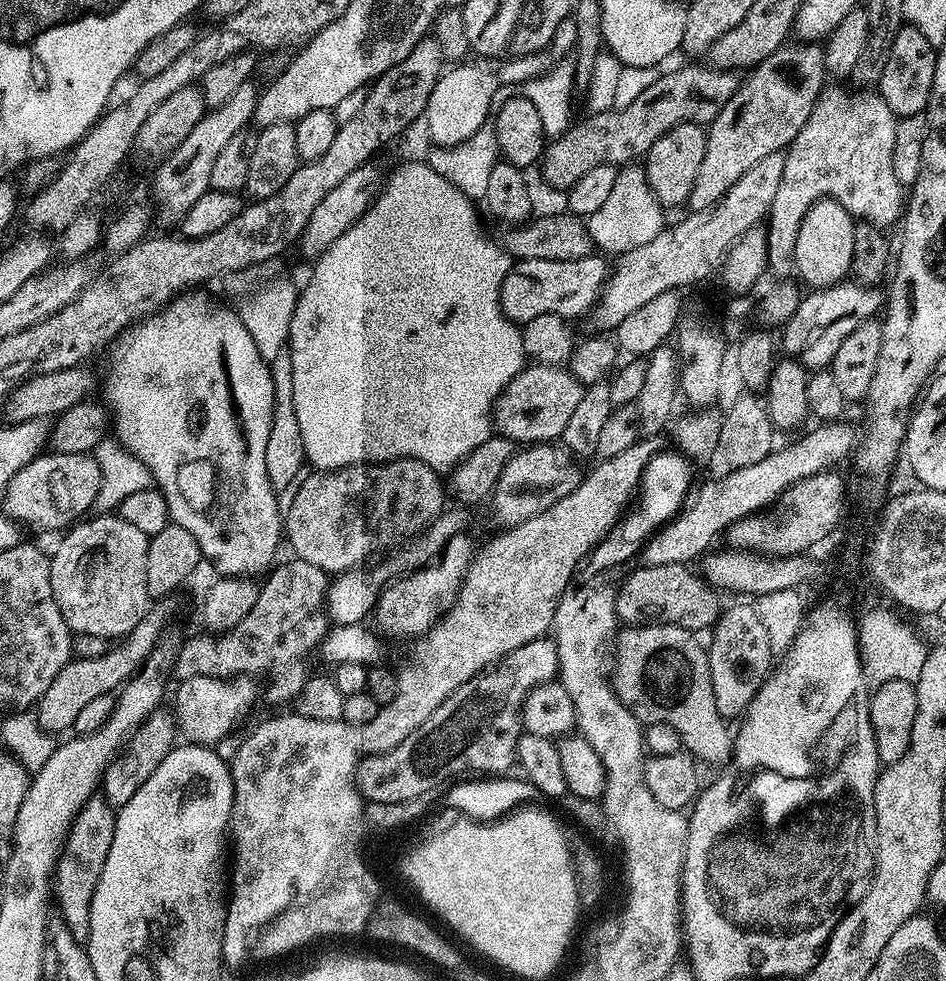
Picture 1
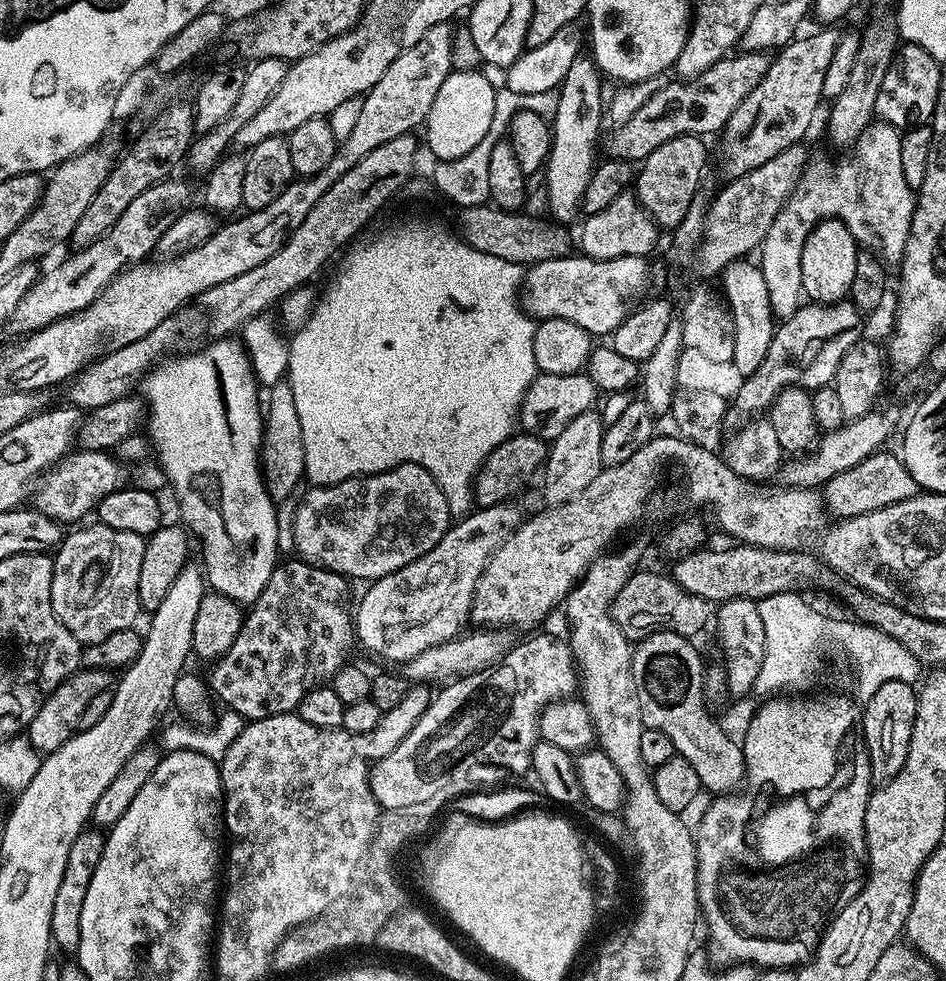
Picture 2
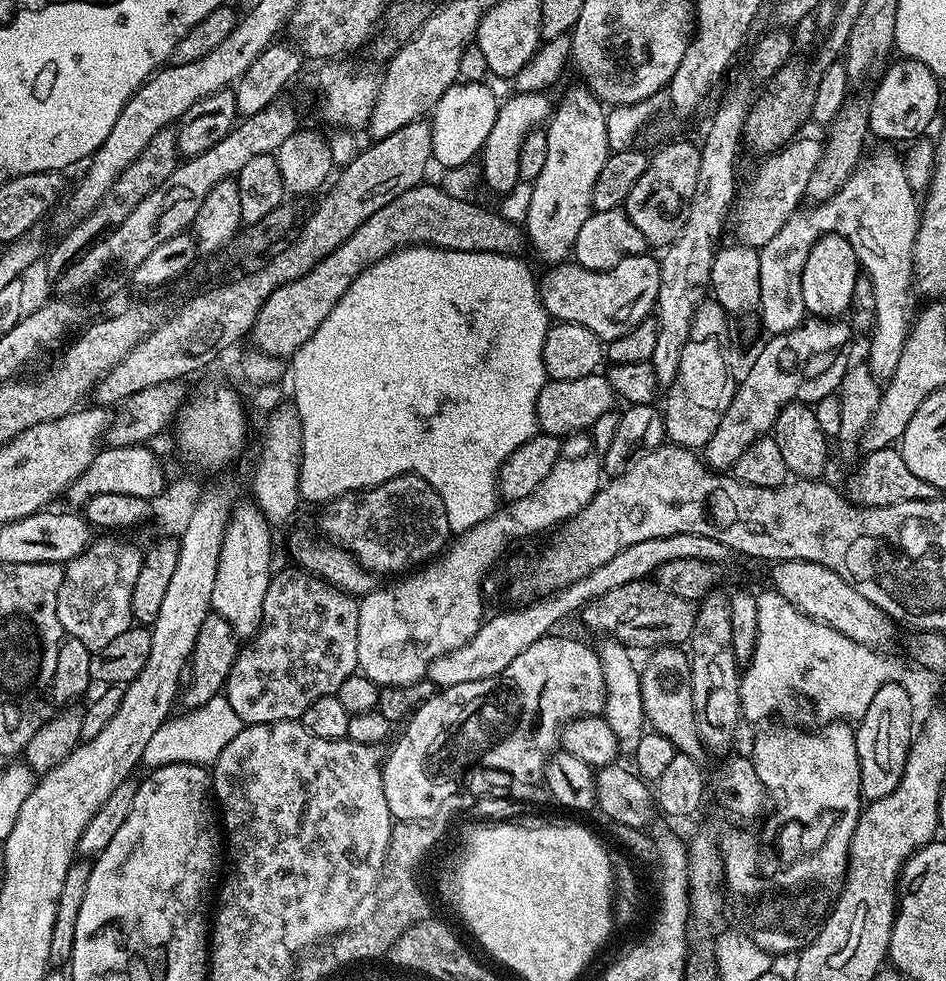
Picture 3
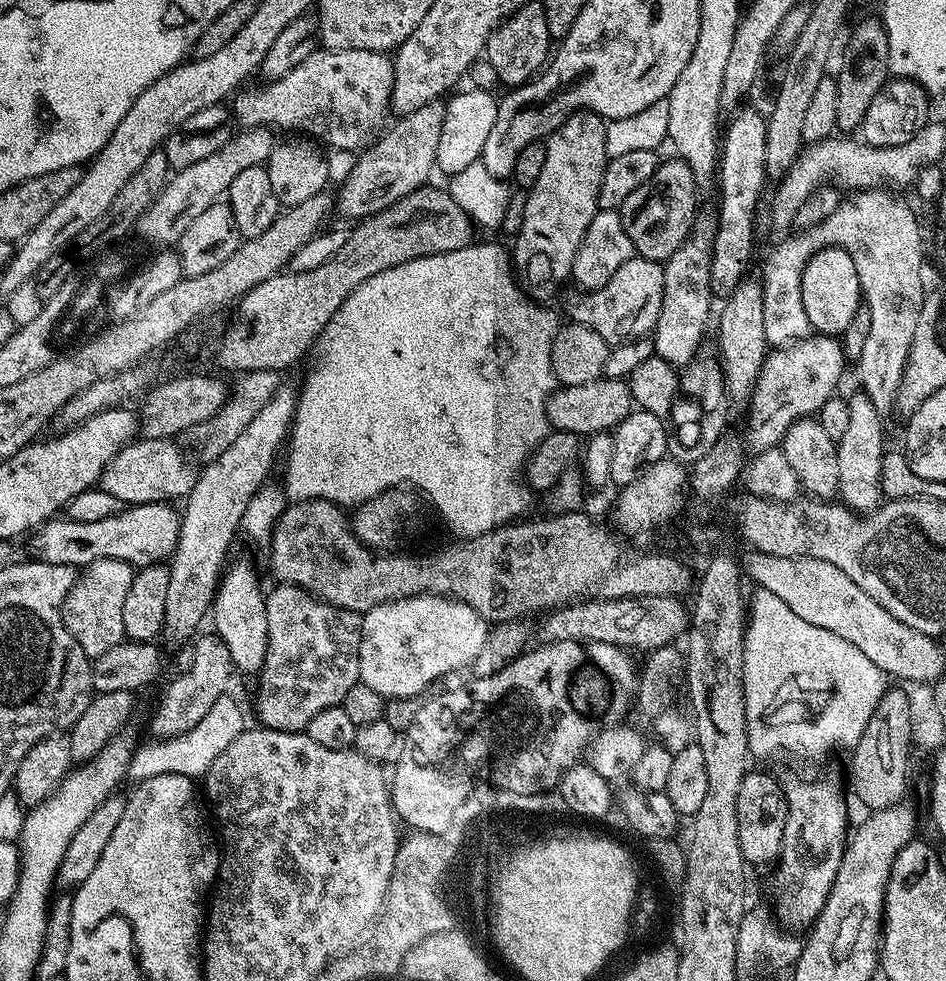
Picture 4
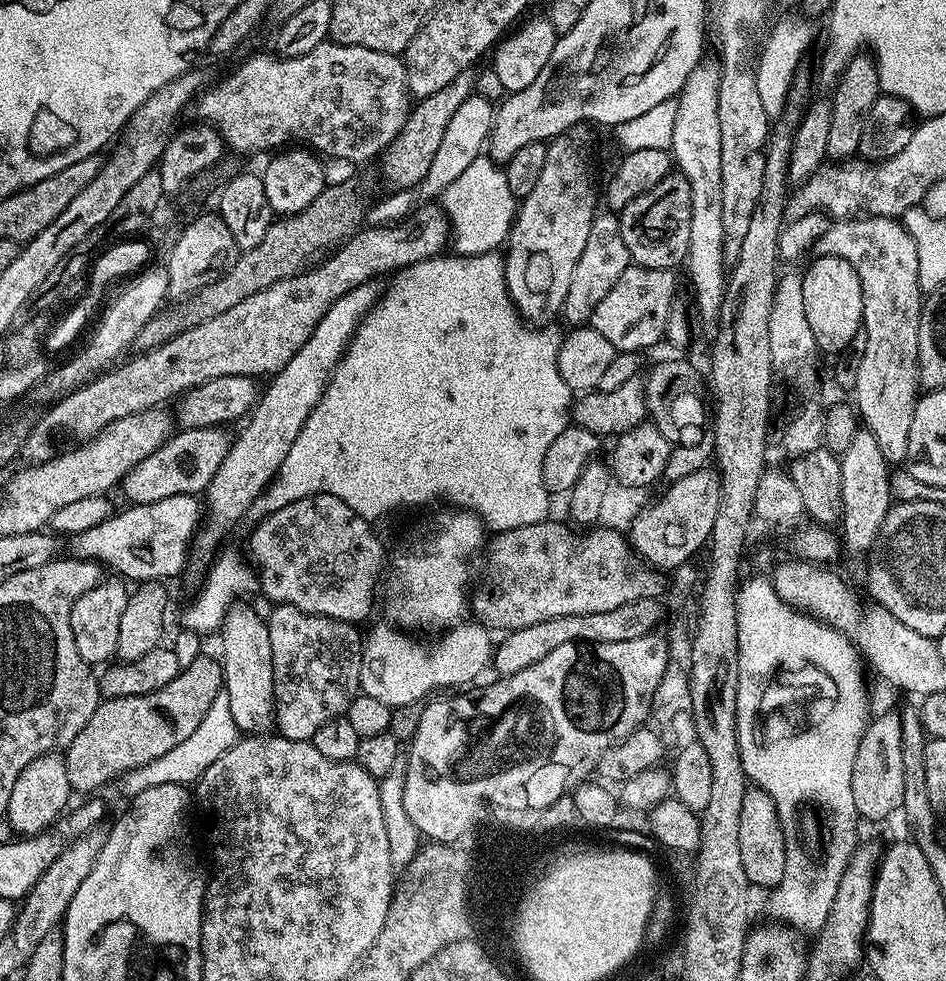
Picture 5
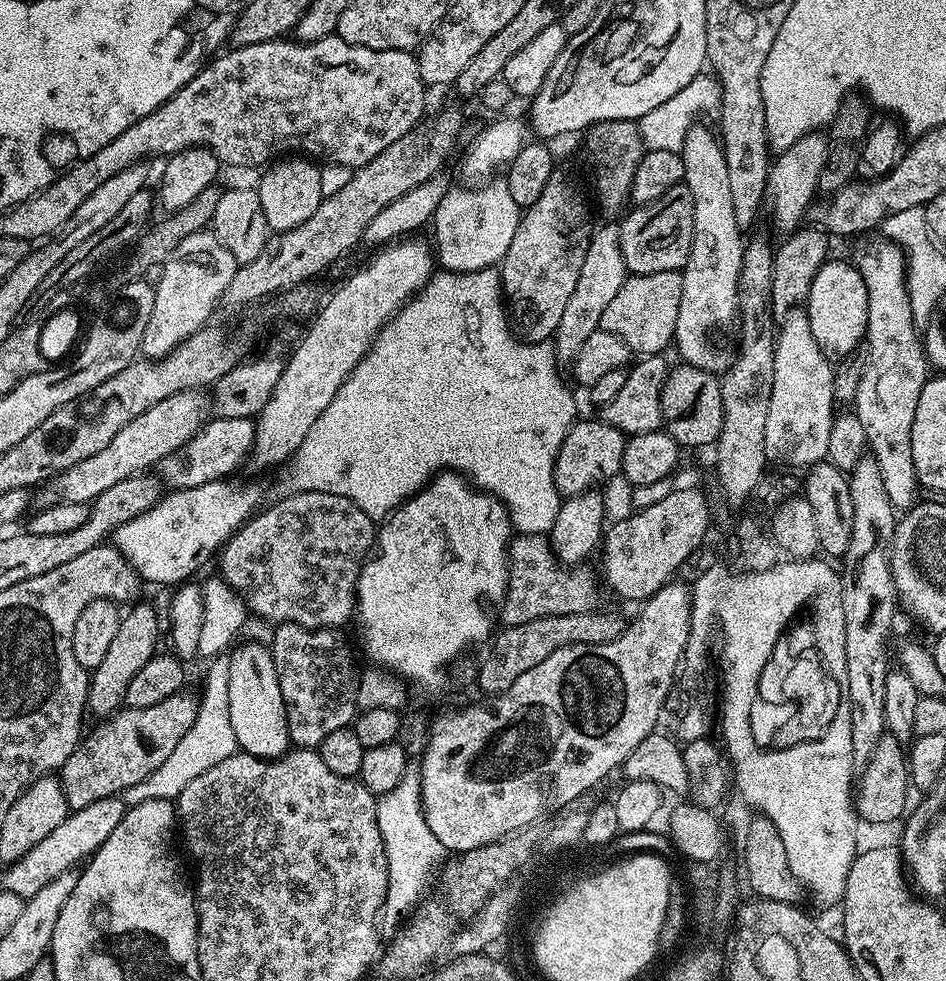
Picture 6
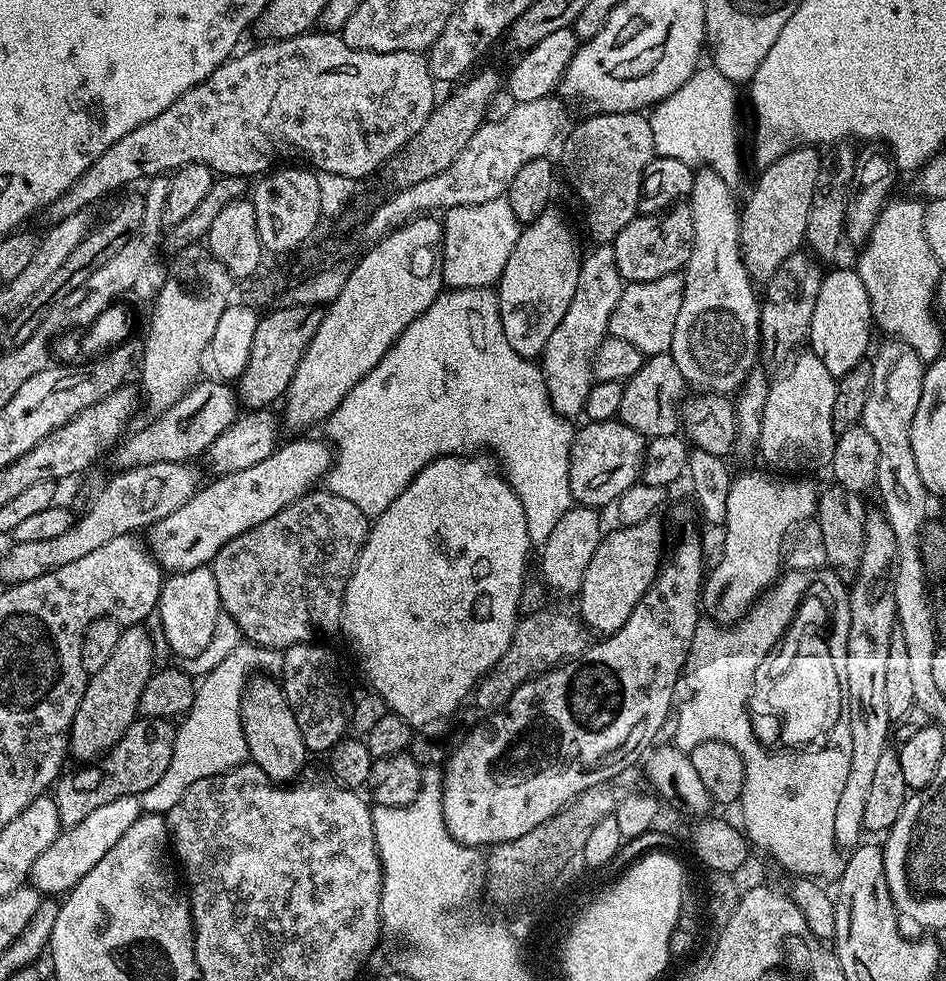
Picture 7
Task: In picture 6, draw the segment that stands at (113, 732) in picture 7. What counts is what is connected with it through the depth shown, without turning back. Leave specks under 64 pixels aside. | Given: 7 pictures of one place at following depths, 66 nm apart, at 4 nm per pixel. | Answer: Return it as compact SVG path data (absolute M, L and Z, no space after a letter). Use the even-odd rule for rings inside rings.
M135 603L129 612L125 611L120 618L118 634L114 634L114 642L110 651L98 662L96 668L91 669L88 685L87 711L99 718L111 718L120 711L125 703L126 686L134 678L152 656L157 655L156 643L160 640L160 616L148 604Z

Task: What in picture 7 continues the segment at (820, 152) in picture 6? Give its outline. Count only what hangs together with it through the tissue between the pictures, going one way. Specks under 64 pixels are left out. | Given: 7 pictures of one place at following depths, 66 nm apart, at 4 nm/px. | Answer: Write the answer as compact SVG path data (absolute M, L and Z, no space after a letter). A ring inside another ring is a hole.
M792 146L781 154L770 167L763 169L756 180L756 185L752 188L752 193L748 196L748 201L743 201L740 209L740 247L744 253L744 265L748 271L749 277L756 282L767 282L771 276L778 270L782 262L786 261L795 252L801 251L802 245L805 243L804 235L806 234L806 222L810 218L810 198L814 198L814 186L818 182L818 170L820 169L821 153L812 146Z

